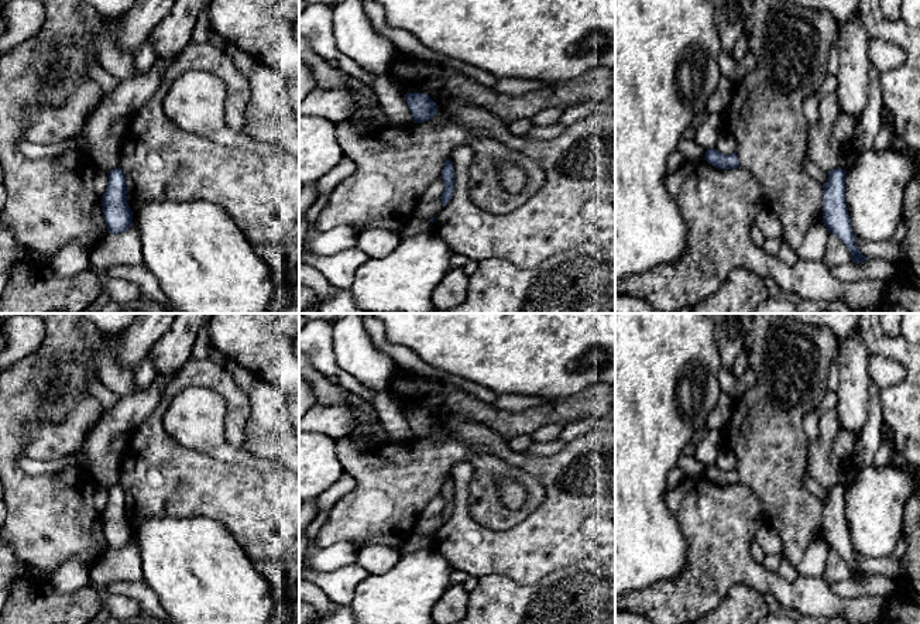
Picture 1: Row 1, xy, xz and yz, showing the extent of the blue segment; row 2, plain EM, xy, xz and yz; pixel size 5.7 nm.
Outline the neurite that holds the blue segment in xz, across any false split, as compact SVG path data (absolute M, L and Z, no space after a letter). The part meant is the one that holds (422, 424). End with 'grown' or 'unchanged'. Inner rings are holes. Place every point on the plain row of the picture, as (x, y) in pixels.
M406 409L405 416L411 425L413 439L428 438L437 429L436 419L426 409Z; unchanged

